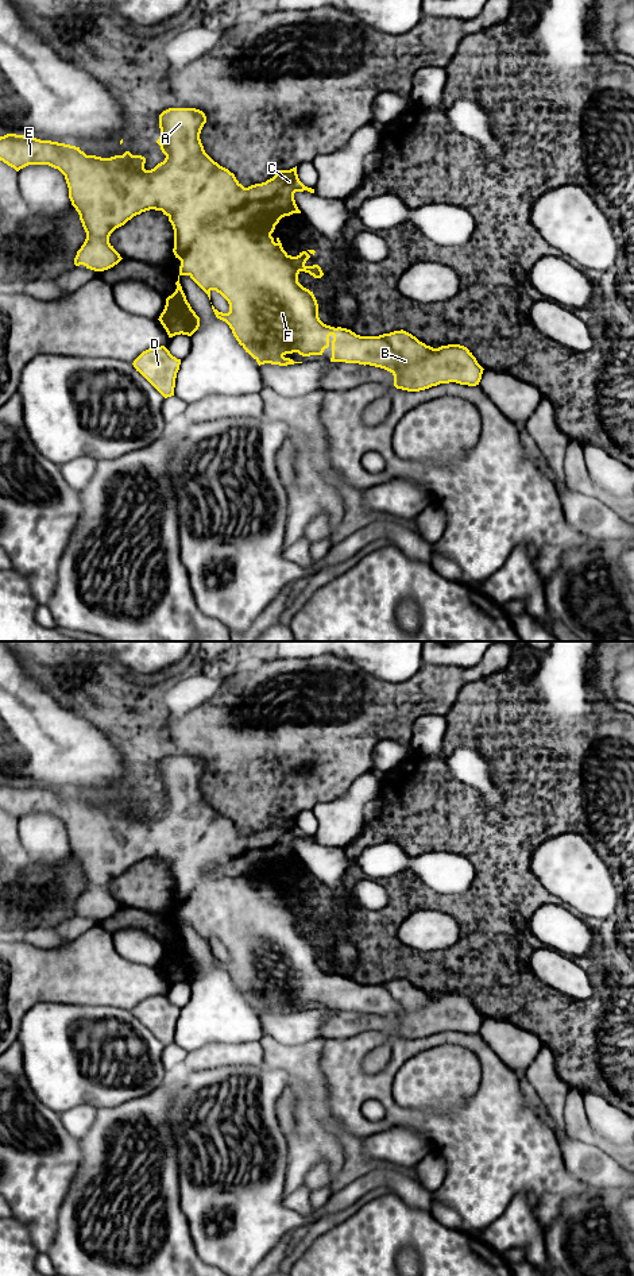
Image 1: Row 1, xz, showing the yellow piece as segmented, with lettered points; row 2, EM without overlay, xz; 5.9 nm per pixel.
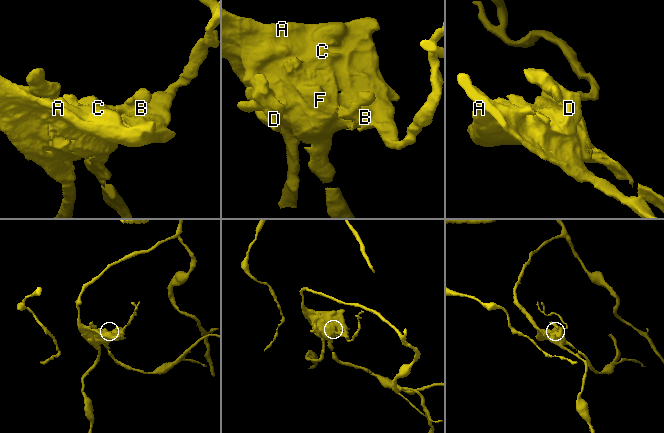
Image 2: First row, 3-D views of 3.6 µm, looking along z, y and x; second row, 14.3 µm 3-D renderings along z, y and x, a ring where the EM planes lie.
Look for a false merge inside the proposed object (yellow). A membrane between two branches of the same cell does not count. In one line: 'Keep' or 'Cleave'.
Keep

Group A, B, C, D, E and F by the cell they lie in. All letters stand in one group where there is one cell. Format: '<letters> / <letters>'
A B C D E F

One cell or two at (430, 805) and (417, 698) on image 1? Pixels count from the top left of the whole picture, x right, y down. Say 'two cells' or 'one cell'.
two cells

